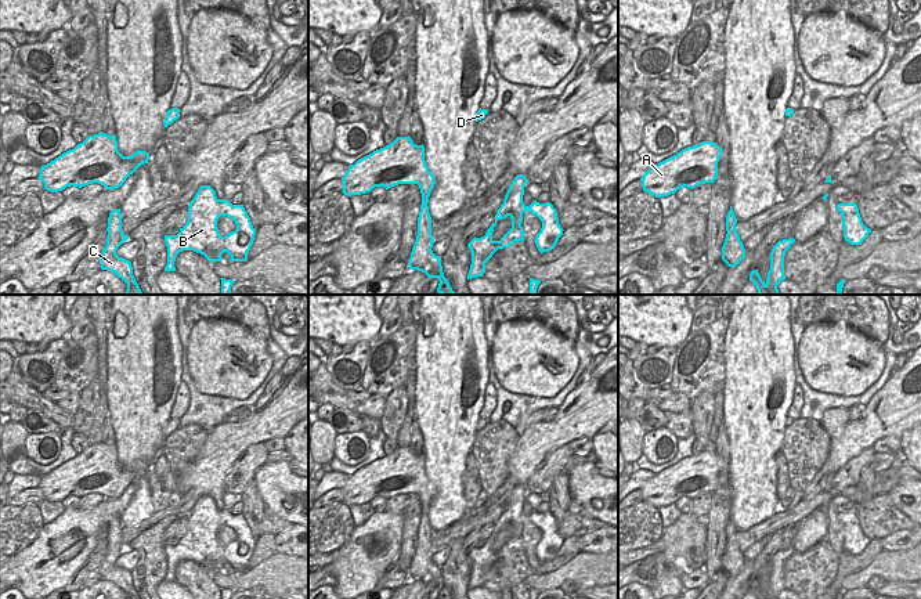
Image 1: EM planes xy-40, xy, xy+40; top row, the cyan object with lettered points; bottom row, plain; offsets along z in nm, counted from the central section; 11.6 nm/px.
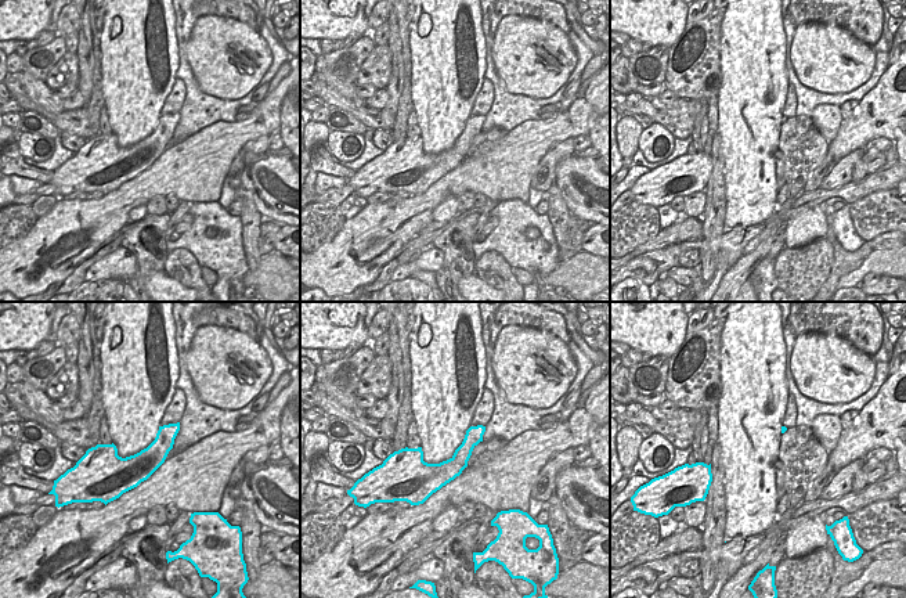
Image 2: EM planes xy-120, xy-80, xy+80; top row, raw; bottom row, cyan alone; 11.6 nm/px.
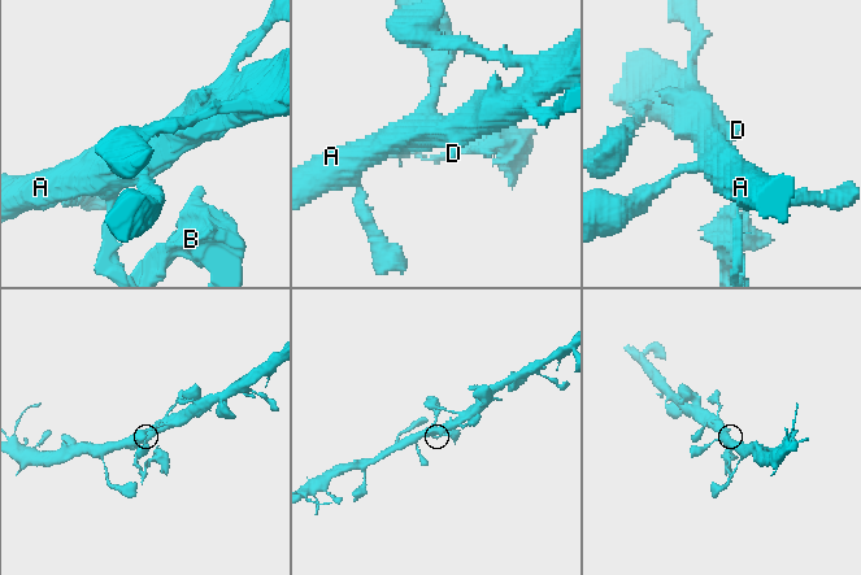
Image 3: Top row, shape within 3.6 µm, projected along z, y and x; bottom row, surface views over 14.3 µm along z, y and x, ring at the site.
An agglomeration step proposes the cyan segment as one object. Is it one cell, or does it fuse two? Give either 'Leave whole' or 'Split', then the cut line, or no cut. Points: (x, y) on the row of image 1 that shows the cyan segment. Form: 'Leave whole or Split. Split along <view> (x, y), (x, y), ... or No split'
Split. Split along xy (421, 190), (430, 191)

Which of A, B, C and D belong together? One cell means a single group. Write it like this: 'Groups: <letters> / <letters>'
Groups: A D / B C

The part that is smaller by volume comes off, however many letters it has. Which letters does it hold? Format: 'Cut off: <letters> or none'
Cut off: B, C

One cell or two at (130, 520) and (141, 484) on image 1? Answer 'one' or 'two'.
one

